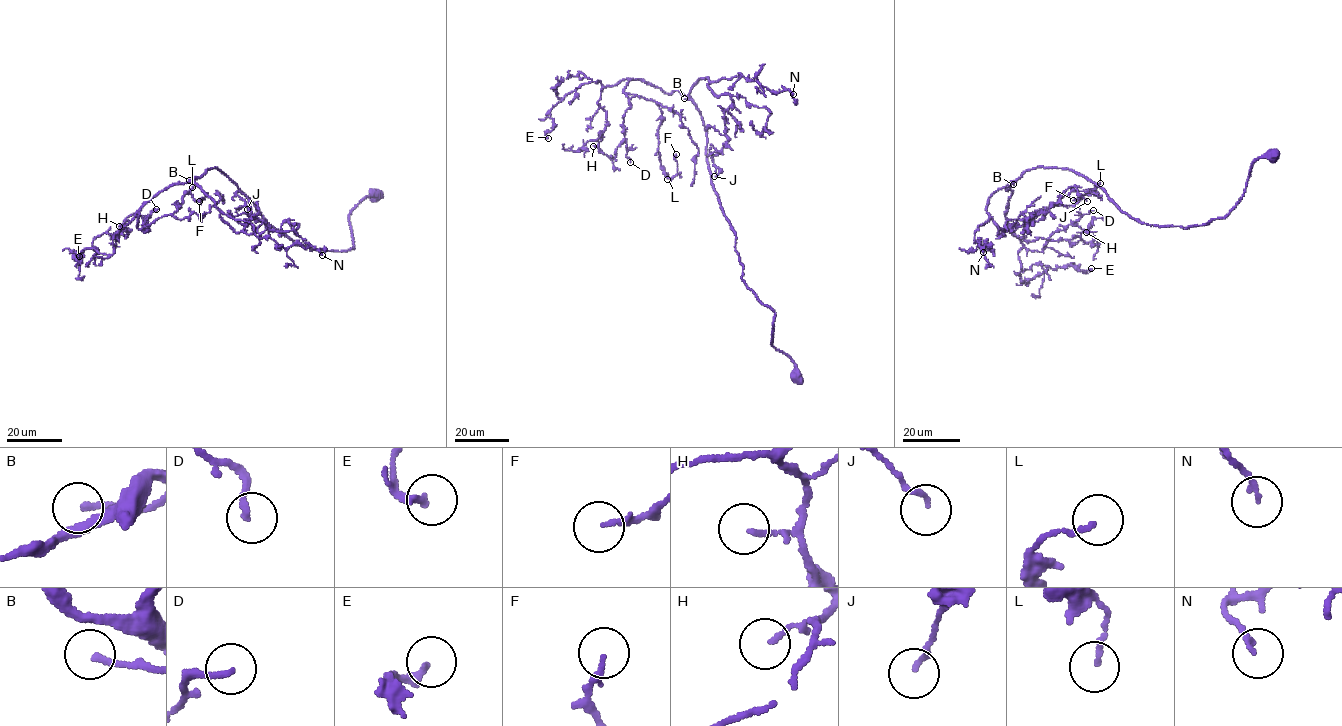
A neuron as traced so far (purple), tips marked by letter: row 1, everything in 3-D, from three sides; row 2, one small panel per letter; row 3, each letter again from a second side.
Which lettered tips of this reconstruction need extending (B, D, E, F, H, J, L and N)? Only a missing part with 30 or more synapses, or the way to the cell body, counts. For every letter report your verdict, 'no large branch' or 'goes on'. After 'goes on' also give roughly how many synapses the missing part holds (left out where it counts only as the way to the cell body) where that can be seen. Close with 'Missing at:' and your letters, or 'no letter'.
B: no large branch
D: no large branch
E: no large branch
F: no large branch
H: no large branch
J: no large branch
L: no large branch
N: no large branch
Missing at: no letter

